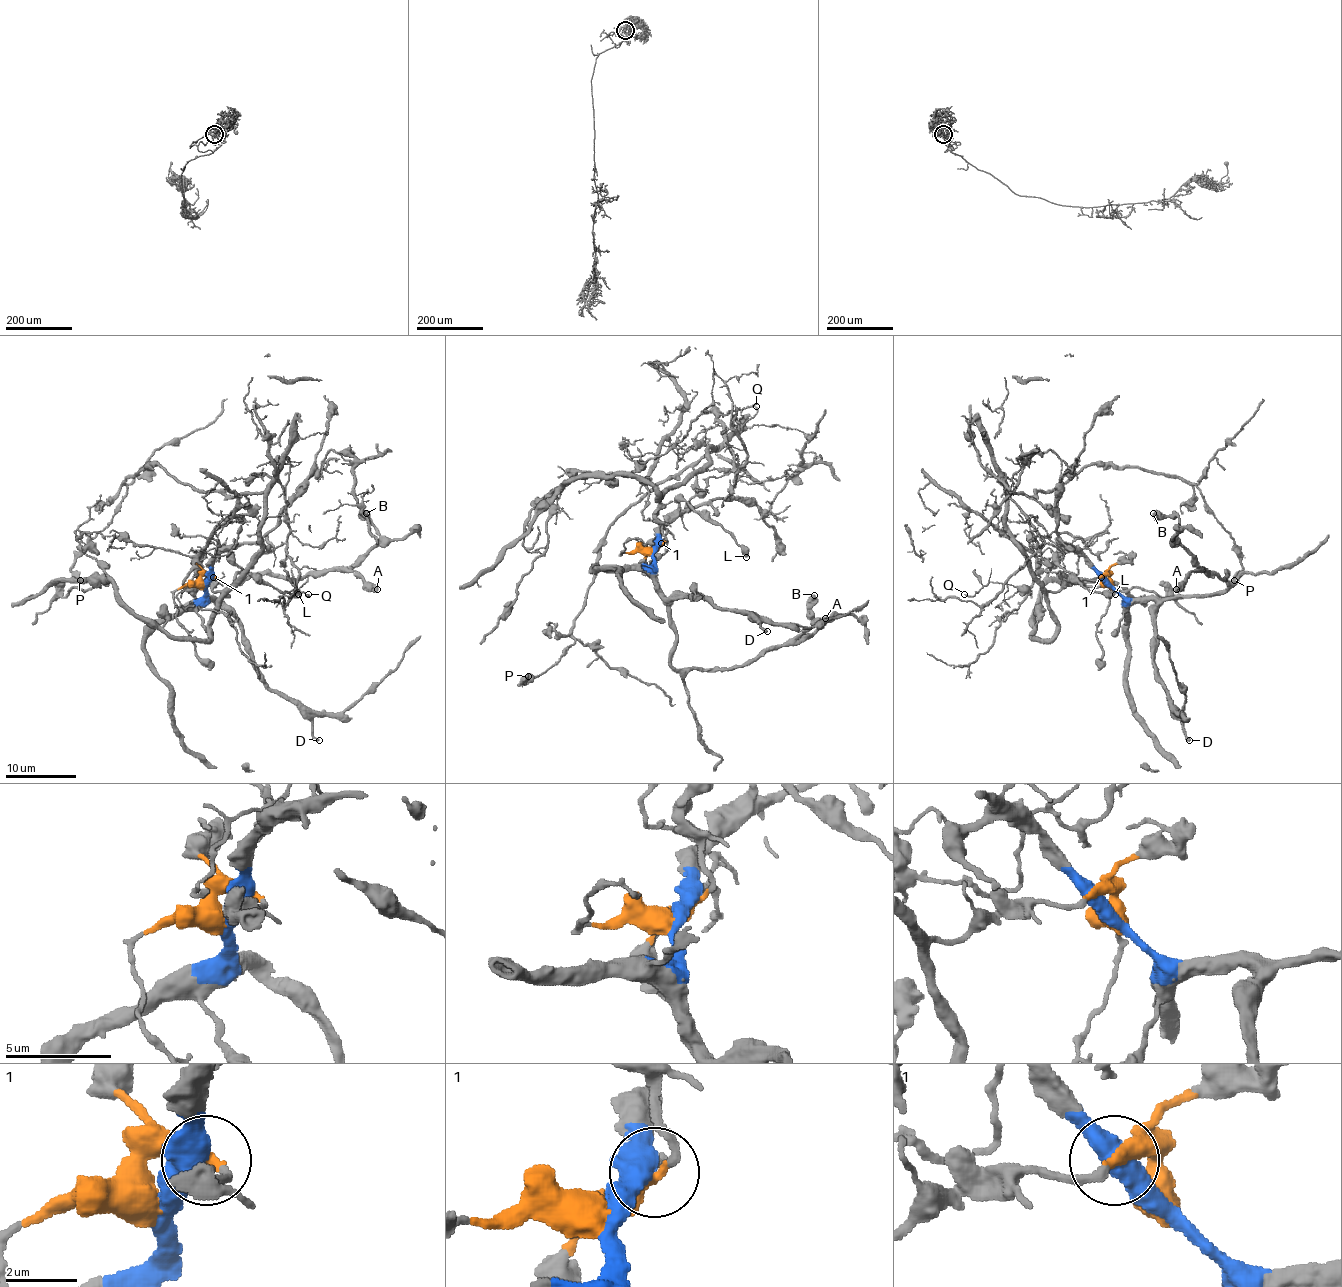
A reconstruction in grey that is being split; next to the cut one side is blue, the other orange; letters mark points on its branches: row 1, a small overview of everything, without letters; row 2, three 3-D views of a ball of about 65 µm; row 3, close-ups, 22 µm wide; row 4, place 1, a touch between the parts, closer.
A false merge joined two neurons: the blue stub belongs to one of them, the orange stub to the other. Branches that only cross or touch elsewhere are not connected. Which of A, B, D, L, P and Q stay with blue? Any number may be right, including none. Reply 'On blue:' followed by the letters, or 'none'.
On blue: A, B, D, L

